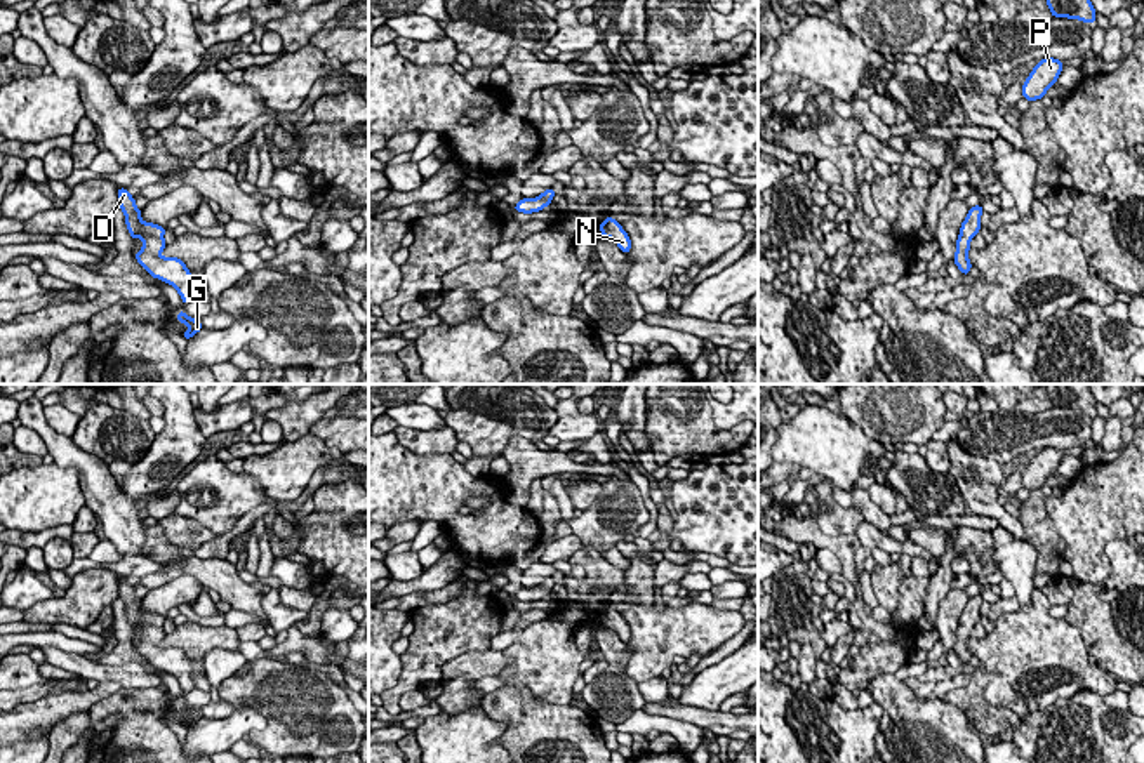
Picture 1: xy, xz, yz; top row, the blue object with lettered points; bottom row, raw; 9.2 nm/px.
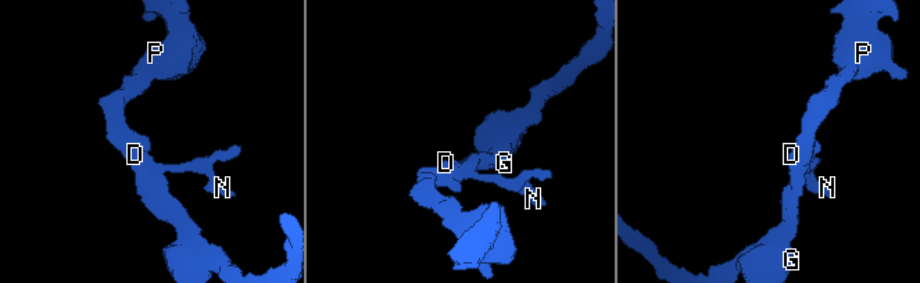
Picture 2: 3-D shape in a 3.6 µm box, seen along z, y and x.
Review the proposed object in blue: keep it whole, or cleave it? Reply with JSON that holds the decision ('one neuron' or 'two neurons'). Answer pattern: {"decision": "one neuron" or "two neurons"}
{"decision": "one neuron"}

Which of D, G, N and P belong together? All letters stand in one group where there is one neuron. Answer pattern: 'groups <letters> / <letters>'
groups D G N P

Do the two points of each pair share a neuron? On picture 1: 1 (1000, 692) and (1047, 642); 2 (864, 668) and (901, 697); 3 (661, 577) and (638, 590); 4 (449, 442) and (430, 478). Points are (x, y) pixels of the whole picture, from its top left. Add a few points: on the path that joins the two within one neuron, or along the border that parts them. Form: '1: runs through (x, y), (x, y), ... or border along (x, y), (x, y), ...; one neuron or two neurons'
1: runs through (1010, 680), (1035, 654); one neuron
2: border along (894, 673), (877, 675), (864, 689); two neurons
3: border along (658, 563), (652, 574), (652, 586); two neurons
4: border along (404, 445), (418, 454), (451, 454); two neurons

